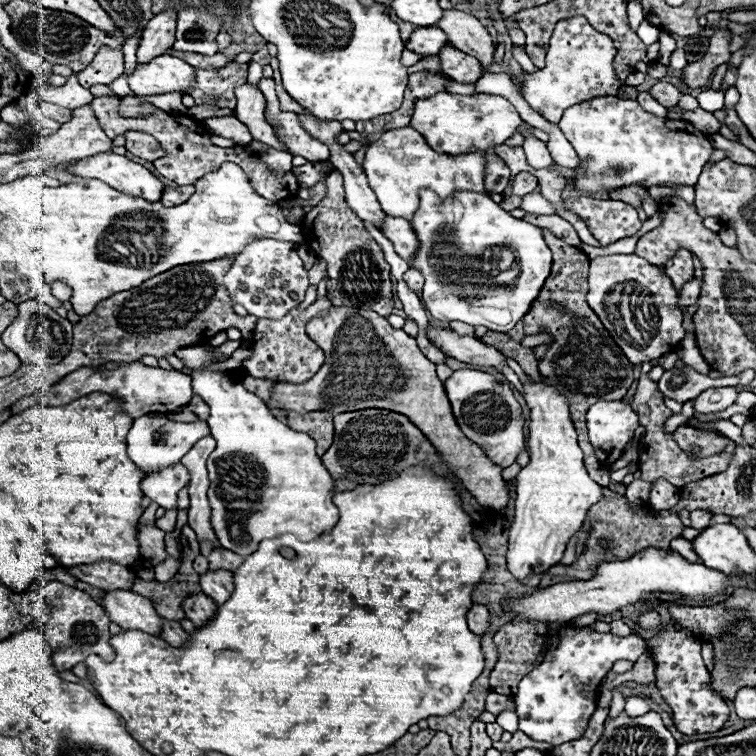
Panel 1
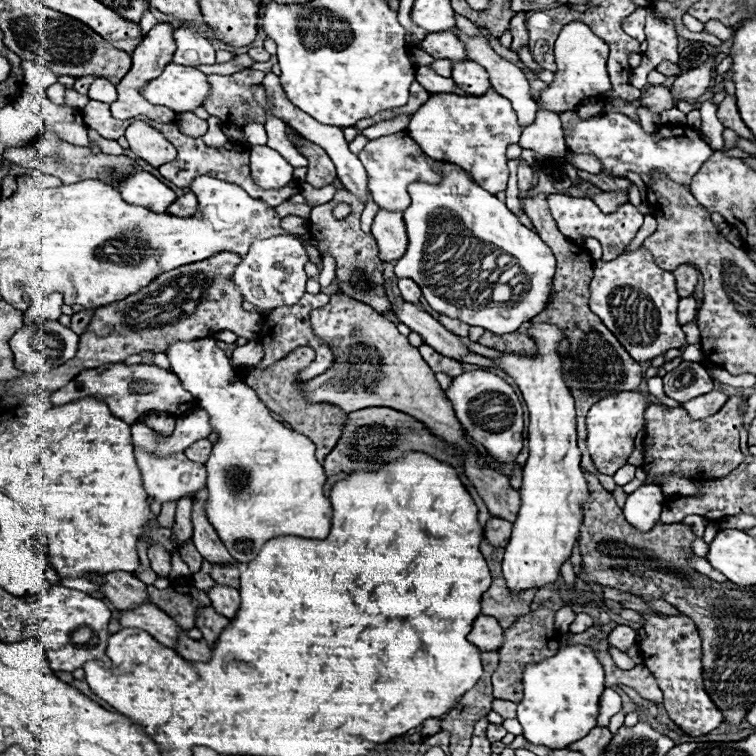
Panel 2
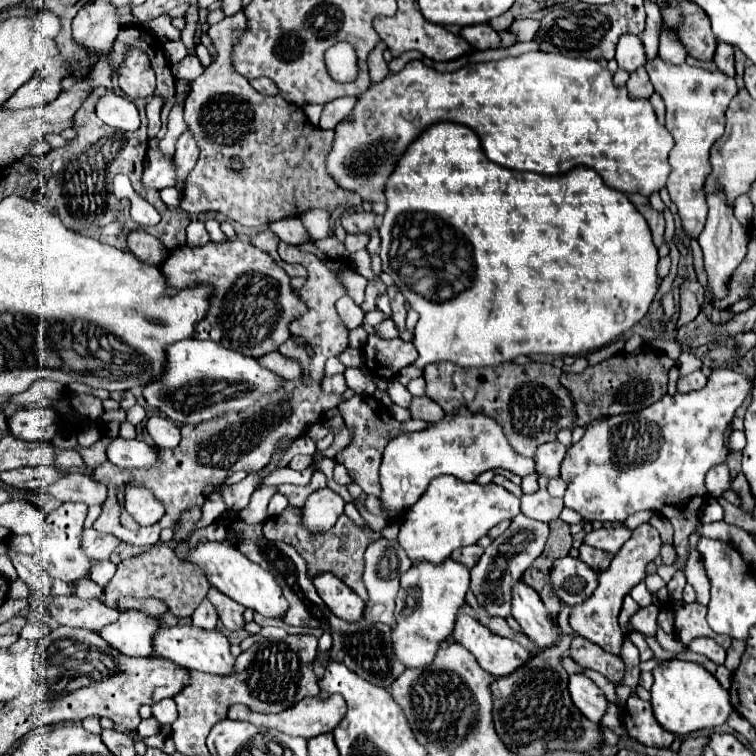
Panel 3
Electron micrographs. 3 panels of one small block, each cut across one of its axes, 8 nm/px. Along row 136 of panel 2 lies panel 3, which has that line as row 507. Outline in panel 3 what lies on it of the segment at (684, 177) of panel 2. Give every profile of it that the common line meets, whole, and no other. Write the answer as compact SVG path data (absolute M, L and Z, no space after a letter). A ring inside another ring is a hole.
M716 370L702 390L688 394L676 392L674 396L666 394L660 402L648 406L646 410L640 410L638 414L620 414L590 422L582 440L568 448L562 462L560 476L568 484L564 496L566 508L576 510L586 520L598 522L624 522L630 514L640 510L662 514L674 526L676 570L684 572L688 560L688 536L700 524L700 508L706 500L704 478L710 468L726 462L728 450L724 446L724 430L750 390L752 378L746 378L744 374L738 374L734 370Z

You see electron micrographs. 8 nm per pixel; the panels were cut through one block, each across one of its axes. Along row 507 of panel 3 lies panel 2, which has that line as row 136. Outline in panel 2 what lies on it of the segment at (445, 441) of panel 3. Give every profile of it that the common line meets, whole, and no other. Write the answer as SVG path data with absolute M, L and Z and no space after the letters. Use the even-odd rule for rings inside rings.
M396 132L390 136L382 136L376 140L370 140L366 148L358 154L362 160L366 172L368 172L368 188L374 198L374 202L390 212L404 212L410 206L410 196L408 196L408 184L414 180L438 184L442 182L442 174L436 170L436 166L444 164L442 160L426 158L426 154L418 148L418 144L408 136L408 132Z

